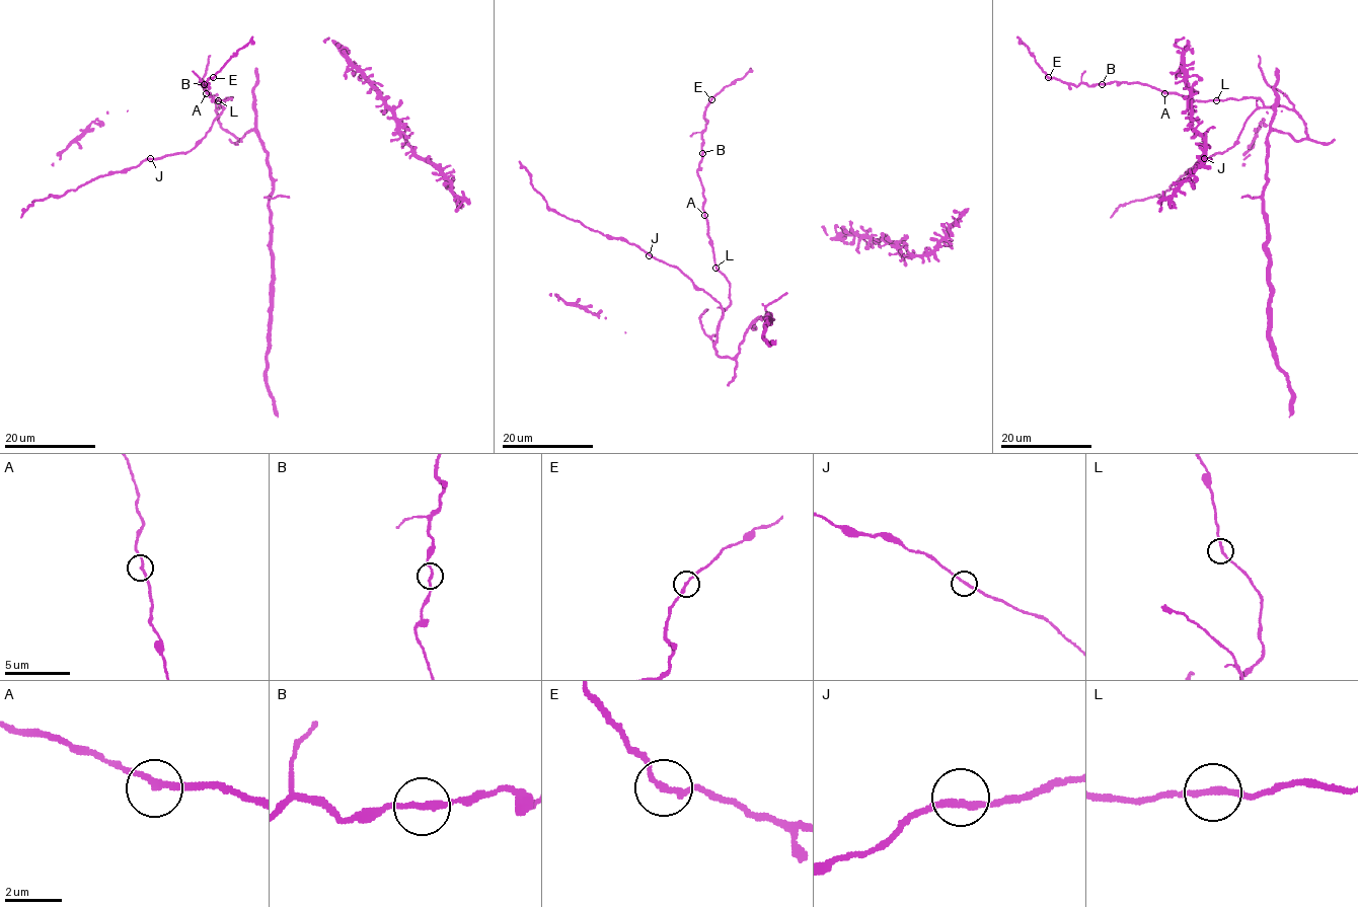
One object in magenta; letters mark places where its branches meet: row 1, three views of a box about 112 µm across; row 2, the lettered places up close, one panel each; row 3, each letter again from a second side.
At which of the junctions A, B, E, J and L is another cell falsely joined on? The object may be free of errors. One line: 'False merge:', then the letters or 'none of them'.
False merge: none of them

